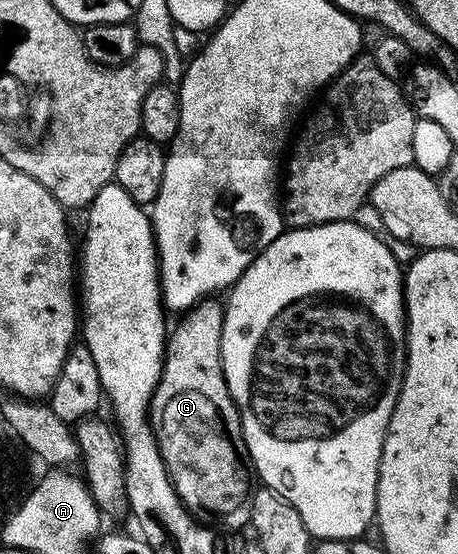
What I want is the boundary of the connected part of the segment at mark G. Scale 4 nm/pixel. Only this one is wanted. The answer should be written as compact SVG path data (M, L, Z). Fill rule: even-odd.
M201 301L191 308L183 316L184 319L176 328L171 328L170 334L166 339L166 350L164 353L164 368L160 374L158 385L152 394L152 405L150 408L150 422L152 432L156 438L156 444L160 446L160 456L168 470L168 476L171 477L172 483L176 486L176 492L180 494L180 501L185 507L194 509L197 506L216 508L217 511L229 511L240 503L244 496L245 488L248 487L248 468L247 465L252 462L250 449L244 440L244 430L240 420L240 410L236 408L235 401L232 400L232 394L228 388L228 382L224 376L224 366L222 365L222 325L224 324L224 307L221 304L212 303L216 301Z

